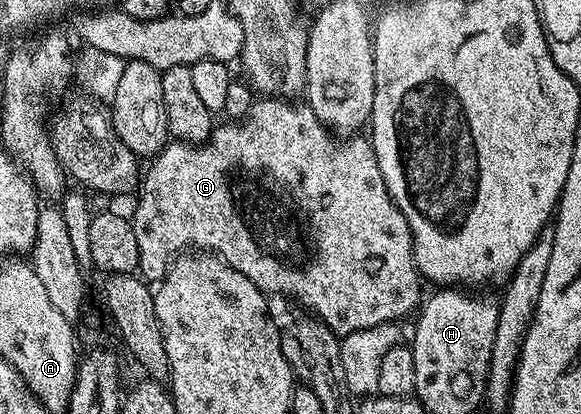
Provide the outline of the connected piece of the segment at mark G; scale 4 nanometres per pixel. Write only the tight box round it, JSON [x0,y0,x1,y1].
[130,96,422,336]

